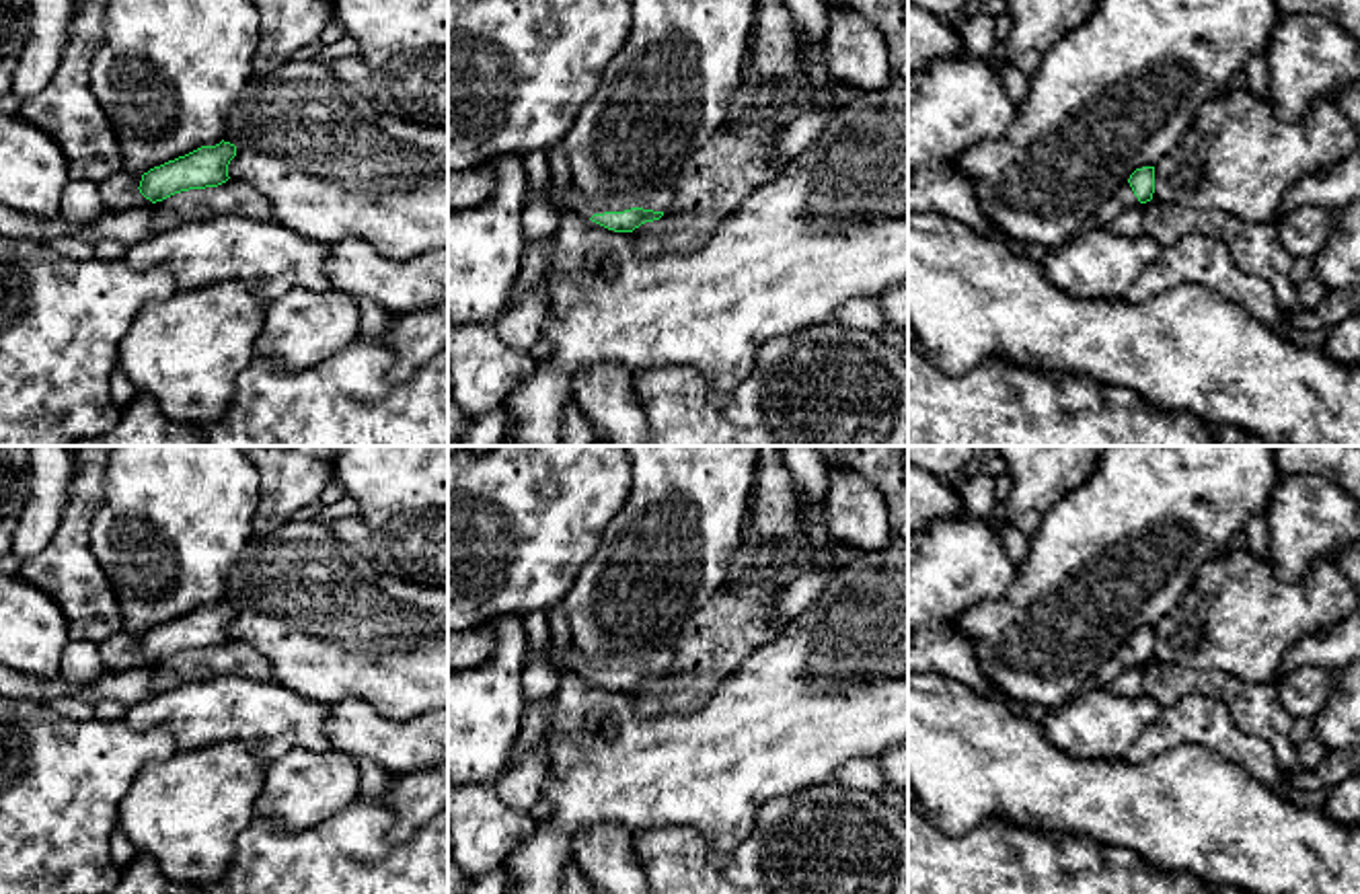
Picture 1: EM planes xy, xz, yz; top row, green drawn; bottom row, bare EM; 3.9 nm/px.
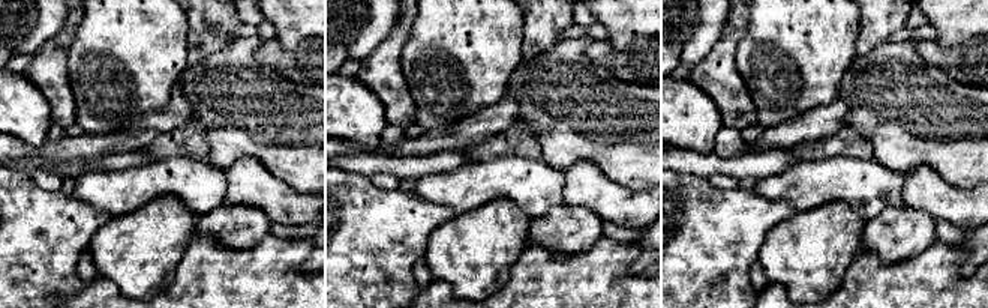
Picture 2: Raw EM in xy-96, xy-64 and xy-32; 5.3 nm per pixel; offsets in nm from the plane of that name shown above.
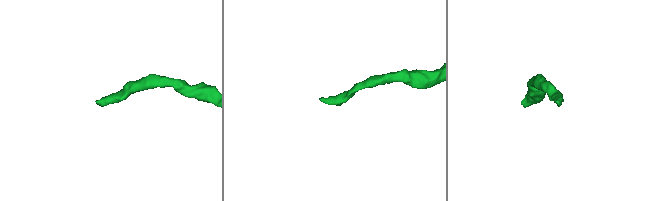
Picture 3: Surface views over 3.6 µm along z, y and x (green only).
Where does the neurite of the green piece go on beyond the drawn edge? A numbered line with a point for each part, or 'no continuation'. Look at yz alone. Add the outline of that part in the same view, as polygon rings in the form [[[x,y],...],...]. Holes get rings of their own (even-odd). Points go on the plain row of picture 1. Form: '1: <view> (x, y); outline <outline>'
1: yz (1124, 658); outline [[[1124,643],[1120,651],[1111,660],[1103,662],[1095,672],[1095,686],[1109,688],[1118,676],[1136,666],[1140,666],[1138,658],[1134,656],[1130,643]]]

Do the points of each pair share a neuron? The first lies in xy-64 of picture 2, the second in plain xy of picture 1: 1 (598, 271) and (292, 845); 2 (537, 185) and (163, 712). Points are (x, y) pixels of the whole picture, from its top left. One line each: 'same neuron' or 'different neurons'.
1: same neuron
2: same neuron

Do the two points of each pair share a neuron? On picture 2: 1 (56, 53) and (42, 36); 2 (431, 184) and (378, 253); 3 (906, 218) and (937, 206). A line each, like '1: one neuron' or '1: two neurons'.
1: two neurons
2: two neurons
3: two neurons

